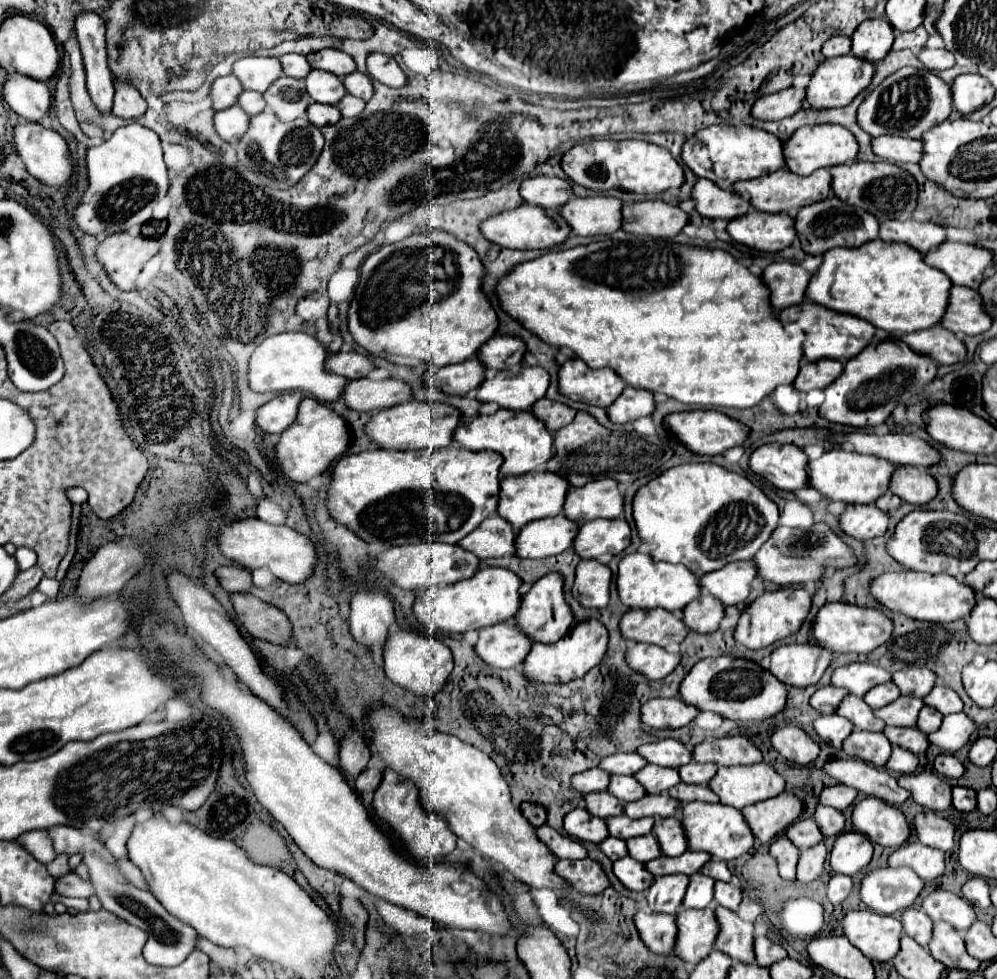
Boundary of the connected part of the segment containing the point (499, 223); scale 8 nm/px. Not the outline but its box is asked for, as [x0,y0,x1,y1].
[480,204,570,250]

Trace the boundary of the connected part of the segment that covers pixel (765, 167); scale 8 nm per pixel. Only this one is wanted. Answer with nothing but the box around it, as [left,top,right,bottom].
[682,126,784,190]

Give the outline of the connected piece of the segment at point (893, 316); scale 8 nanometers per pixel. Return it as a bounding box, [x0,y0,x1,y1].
[804,238,952,334]

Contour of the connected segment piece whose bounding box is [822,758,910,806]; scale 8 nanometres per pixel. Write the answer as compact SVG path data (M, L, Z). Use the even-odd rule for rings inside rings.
M828 760L822 770L834 778L838 784L846 784L864 792L866 796L874 796L884 800L886 804L898 806L910 798L910 792L896 784L896 778L872 764L862 764L862 760Z

